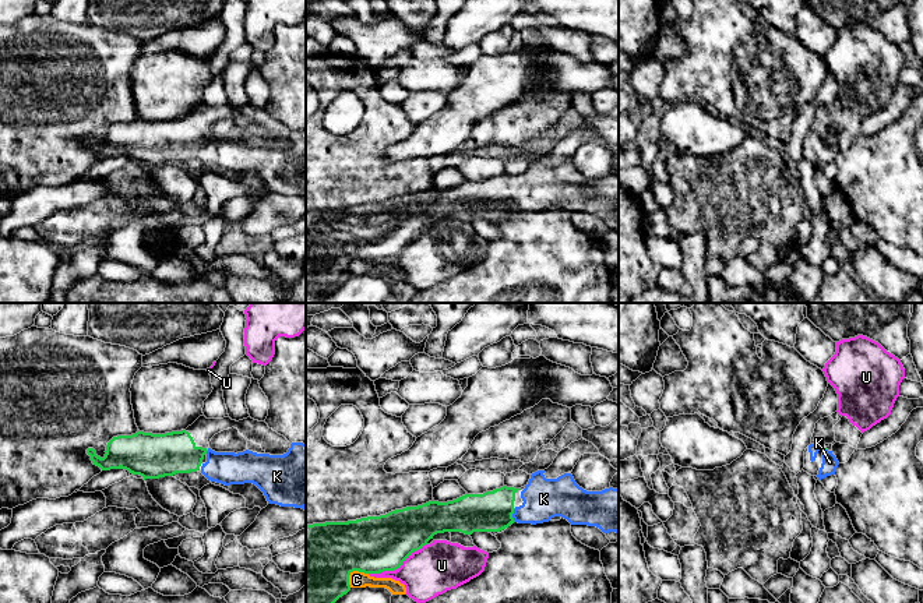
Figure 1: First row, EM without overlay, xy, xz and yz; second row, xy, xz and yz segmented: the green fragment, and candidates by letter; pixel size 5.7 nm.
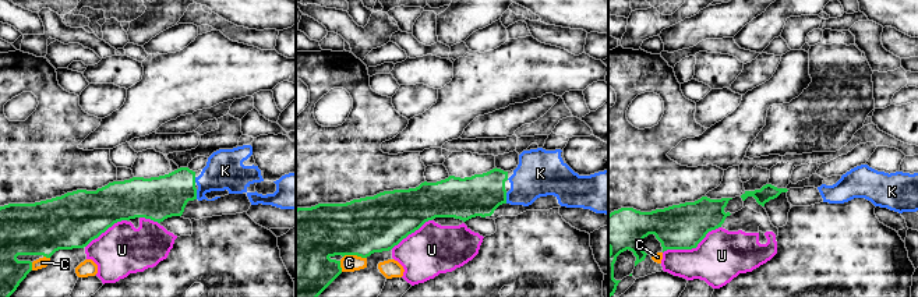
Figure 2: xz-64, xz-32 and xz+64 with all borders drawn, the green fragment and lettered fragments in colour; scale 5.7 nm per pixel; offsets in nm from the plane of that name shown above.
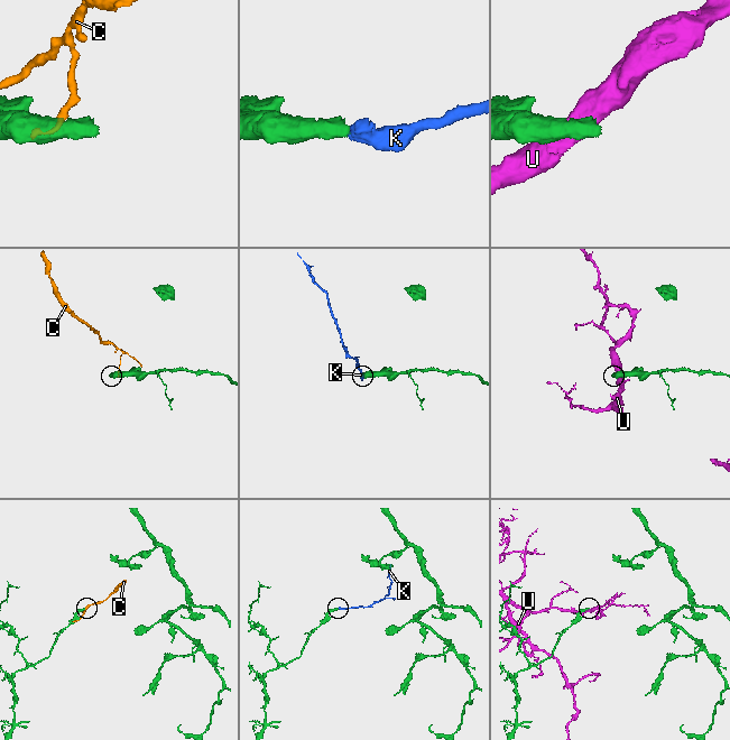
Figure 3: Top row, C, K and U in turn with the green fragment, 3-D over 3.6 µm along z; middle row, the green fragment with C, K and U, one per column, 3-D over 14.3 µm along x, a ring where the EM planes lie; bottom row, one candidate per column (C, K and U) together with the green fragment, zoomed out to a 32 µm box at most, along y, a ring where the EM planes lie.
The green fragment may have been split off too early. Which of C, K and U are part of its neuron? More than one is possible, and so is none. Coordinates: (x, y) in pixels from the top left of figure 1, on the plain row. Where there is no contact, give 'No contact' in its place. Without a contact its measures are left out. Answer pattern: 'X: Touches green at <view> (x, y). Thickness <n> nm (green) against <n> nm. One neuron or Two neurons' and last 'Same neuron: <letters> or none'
C: Touches green at xz (353, 257). Thickness 460 nm (green) against 100 nm. Two neurons
K: Touches green at xz (511, 203). Thickness 240 nm (green) against 240 nm. One neuron
U: Touches green at xz (397, 256). Thickness 320 nm (green) against 280 nm. Two neurons
Same neuron: K

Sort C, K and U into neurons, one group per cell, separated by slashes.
C / K / U

